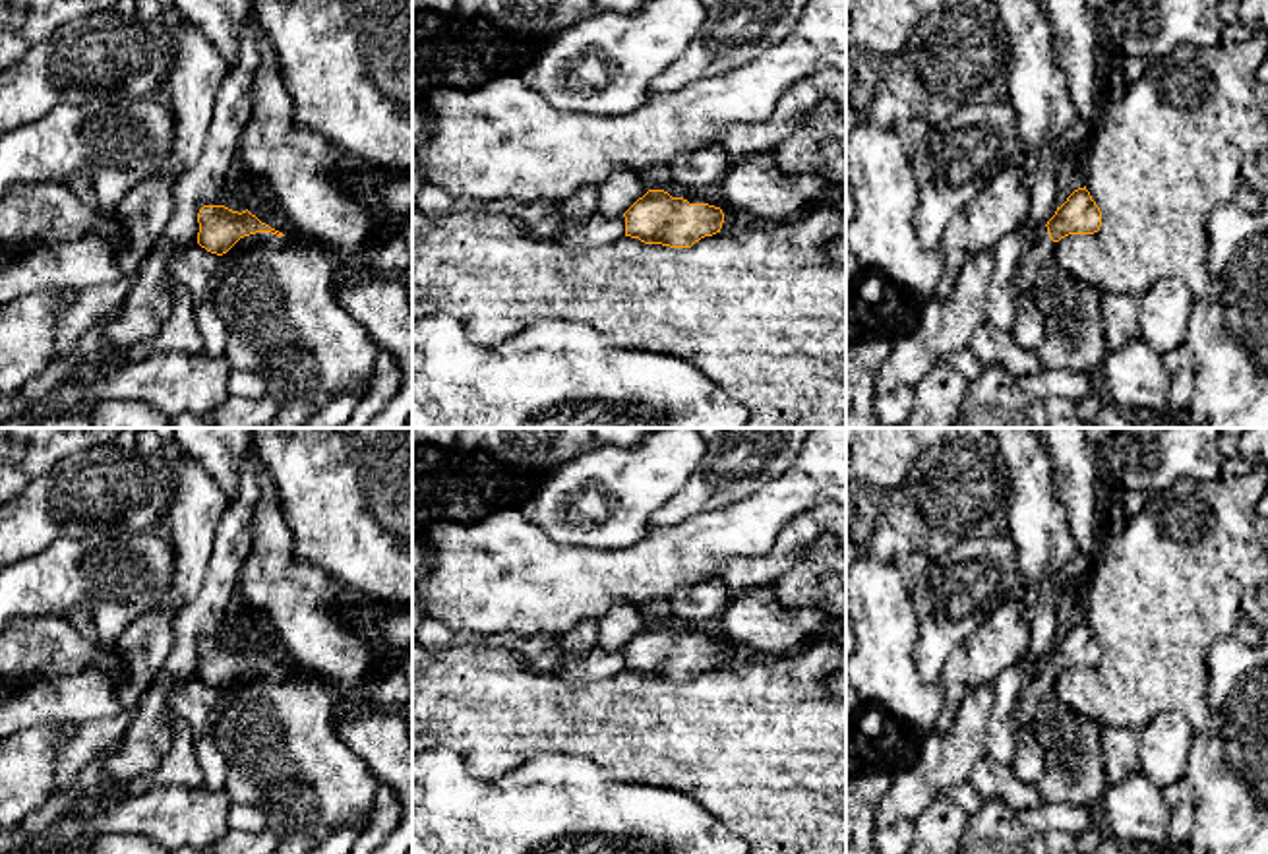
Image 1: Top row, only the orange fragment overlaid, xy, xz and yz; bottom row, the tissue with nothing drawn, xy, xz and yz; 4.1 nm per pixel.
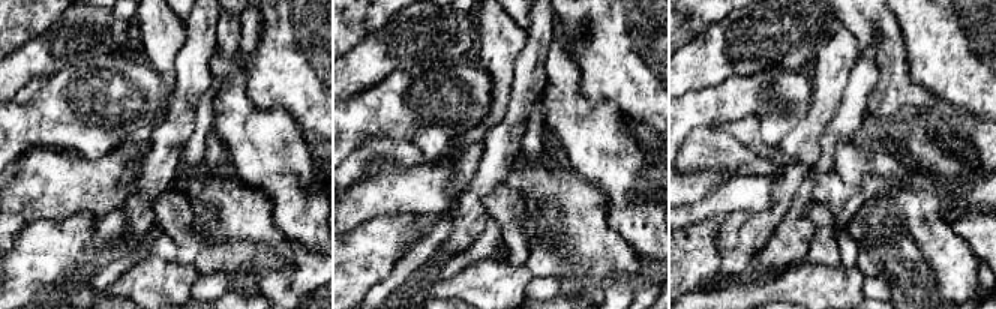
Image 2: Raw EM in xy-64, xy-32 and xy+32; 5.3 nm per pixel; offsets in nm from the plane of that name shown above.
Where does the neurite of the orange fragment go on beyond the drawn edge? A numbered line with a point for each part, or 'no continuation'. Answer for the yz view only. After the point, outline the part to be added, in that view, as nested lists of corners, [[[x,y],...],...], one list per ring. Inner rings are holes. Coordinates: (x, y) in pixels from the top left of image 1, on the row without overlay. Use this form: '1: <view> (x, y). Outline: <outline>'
1: yz (1075, 775). Outline: [[[1042,658],[1016,699],[1016,726],[1034,730],[1045,771],[1034,788],[1043,802],[1074,808],[1100,800],[1109,786],[1103,769],[1102,728],[1059,699],[1059,676]]]

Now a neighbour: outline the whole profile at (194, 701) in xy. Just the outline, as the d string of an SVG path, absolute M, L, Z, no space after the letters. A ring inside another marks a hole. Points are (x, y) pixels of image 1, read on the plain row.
M197 676L188 678L168 695L168 707L194 730L196 757L203 775L203 786L221 790L226 780L226 761L215 744L213 711L221 689L207 686Z

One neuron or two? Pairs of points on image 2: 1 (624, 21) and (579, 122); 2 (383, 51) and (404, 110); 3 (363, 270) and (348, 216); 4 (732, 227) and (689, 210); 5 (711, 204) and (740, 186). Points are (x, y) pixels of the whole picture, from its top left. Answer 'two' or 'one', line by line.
1: two
2: two
3: two
4: two
5: one

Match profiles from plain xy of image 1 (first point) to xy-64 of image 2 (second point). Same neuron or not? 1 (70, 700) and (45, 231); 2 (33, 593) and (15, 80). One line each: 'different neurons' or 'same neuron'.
1: different neurons
2: different neurons

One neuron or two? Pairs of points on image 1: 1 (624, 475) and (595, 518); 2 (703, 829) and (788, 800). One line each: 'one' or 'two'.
1: one
2: two

